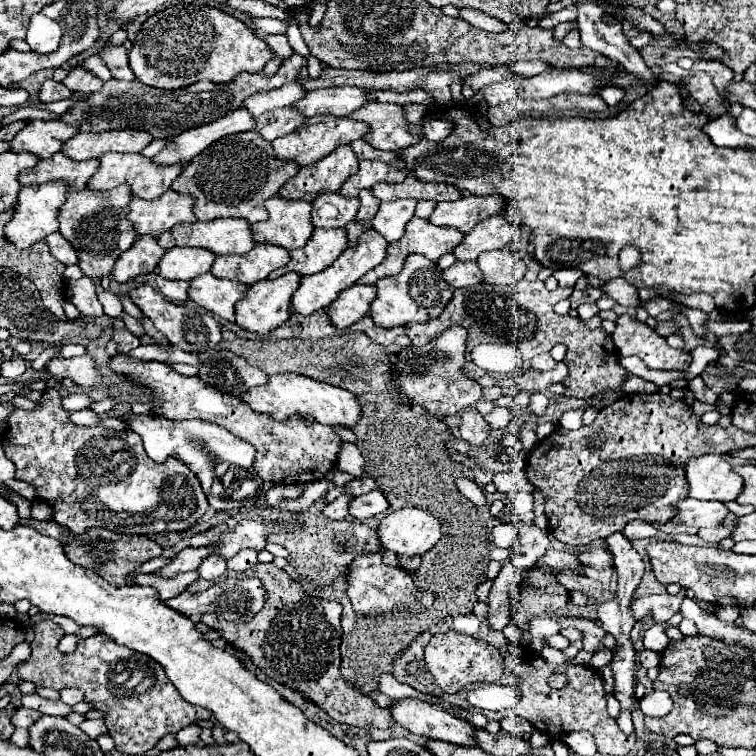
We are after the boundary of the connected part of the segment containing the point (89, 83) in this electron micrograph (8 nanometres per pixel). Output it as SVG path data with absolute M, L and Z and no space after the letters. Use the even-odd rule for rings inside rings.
M80 64L74 66L62 82L64 82L72 92L74 92L74 90L82 90L82 92L94 94L94 92L98 92L98 90L102 88L102 80L100 80L96 74L92 74L90 70L86 70L84 66L80 66Z

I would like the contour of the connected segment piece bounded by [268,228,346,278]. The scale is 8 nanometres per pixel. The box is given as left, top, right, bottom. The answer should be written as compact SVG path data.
M316 228L312 238L304 248L290 252L290 262L280 270L274 270L268 278L282 276L286 272L298 272L302 276L322 272L328 268L346 248L346 230L344 228Z

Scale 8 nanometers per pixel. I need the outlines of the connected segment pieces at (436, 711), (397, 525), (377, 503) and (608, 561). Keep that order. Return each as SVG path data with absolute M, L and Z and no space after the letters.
M398 700L392 706L394 720L412 734L458 746L476 746L476 728L450 712L422 700Z
M400 508L400 510L394 510L392 514L382 518L382 522L380 522L376 532L378 532L378 540L380 540L382 548L384 550L392 550L398 556L402 556L402 554L408 554L408 556L424 554L430 548L434 548L436 542L442 536L440 522L434 516L430 516L430 512L426 512L422 508Z
M372 490L362 496L354 496L350 500L350 514L354 518L372 518L382 514L388 508L388 500L382 496L380 490Z
M590 546L586 550L578 550L576 556L578 556L582 566L592 566L596 570L600 570L600 568L606 570L606 568L614 566L612 554L606 548L602 548L602 546Z

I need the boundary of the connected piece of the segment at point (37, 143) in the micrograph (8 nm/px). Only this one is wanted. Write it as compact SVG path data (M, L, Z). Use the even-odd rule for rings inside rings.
M32 120L26 124L24 130L20 130L12 140L12 152L34 152L40 158L50 158L54 152L62 148L72 136L78 134L78 128L70 128L70 124L62 124L62 120L56 122L44 122L44 120Z

